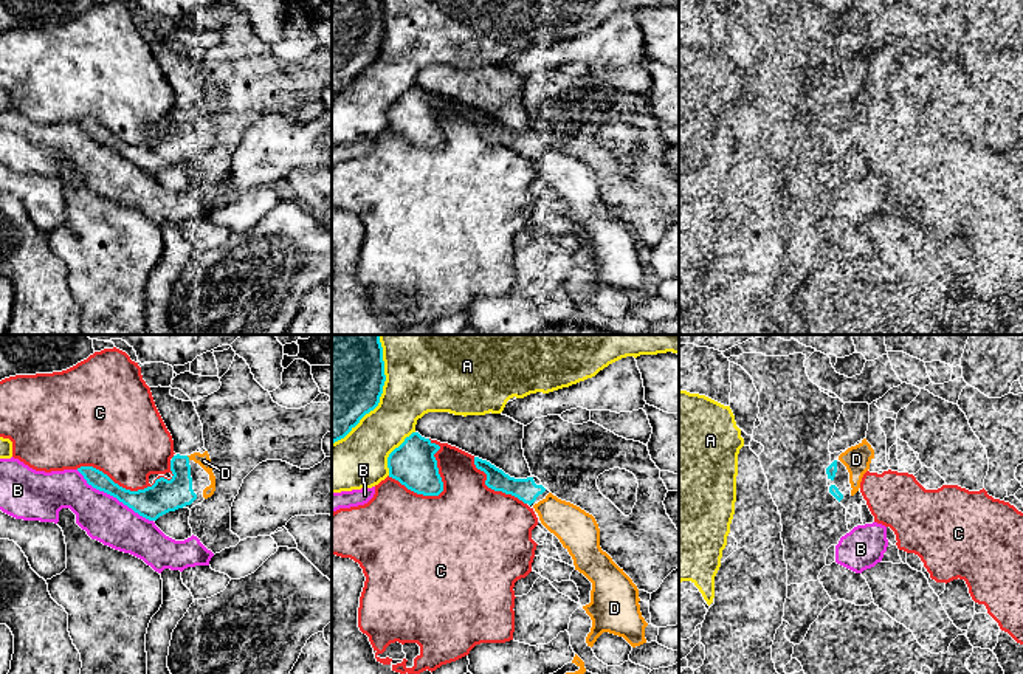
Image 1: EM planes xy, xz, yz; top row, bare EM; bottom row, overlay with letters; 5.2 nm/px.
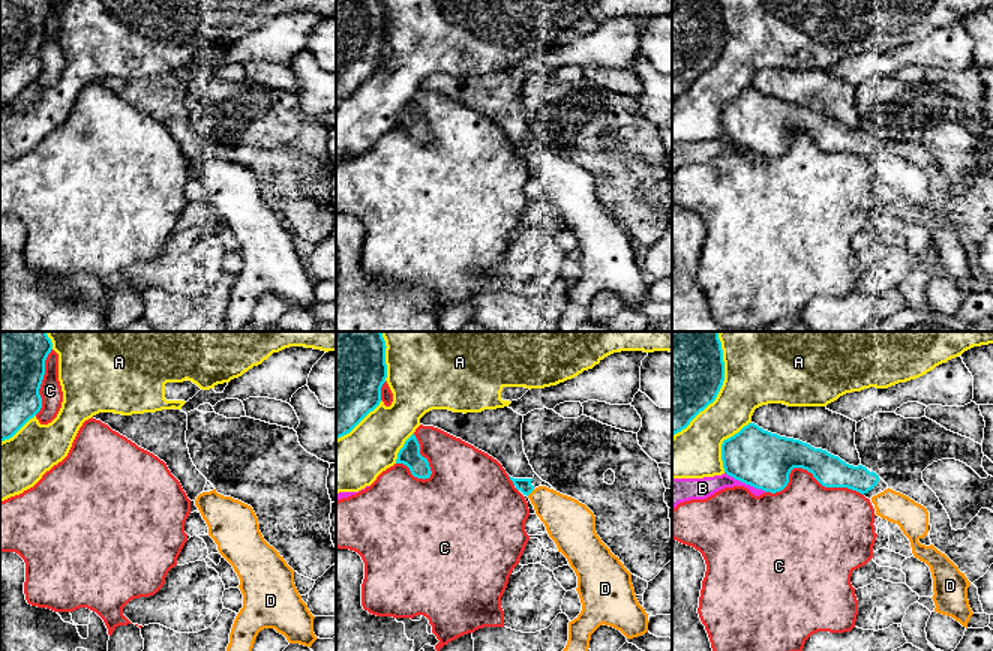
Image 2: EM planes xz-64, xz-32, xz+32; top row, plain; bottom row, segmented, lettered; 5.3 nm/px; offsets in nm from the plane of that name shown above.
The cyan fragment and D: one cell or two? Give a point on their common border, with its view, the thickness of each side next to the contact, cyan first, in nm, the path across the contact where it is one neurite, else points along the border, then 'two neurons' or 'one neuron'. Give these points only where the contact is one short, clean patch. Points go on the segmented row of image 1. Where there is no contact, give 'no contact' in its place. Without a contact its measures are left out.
contact xy (188, 457); calibres 170 and 70 nm; one neuron

